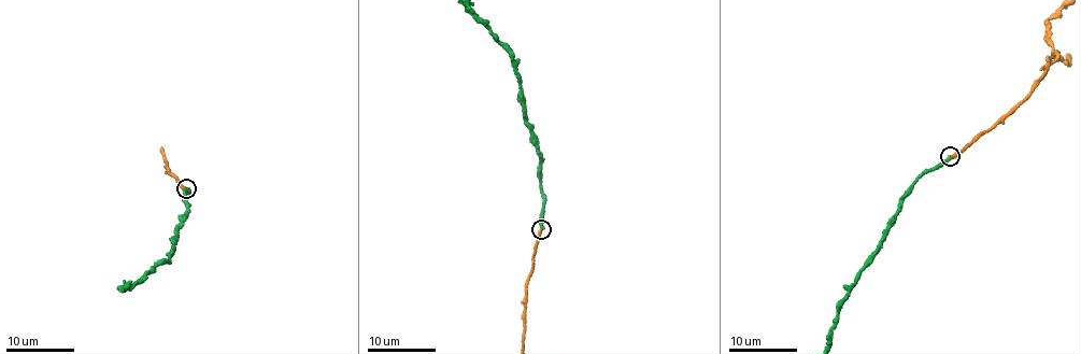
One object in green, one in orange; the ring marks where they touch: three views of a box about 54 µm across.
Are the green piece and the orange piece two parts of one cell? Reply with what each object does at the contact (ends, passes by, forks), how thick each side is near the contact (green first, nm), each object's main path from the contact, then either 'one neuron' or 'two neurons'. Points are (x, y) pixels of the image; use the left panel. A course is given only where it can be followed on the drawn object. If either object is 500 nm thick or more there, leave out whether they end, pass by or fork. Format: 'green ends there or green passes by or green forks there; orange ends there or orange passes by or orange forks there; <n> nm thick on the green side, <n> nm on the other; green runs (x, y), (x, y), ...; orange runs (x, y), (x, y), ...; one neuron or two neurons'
green ends there; orange ends there; 220 nm thick on the green side, 320 nm on the other; one neuron

